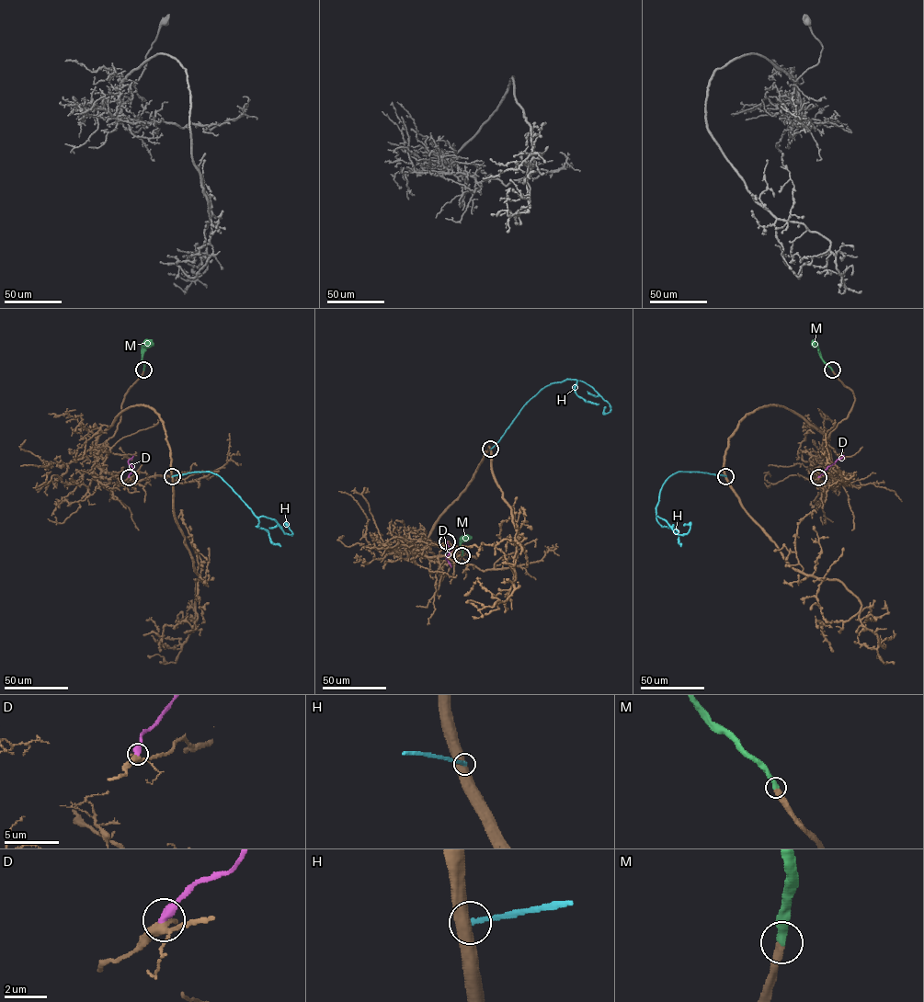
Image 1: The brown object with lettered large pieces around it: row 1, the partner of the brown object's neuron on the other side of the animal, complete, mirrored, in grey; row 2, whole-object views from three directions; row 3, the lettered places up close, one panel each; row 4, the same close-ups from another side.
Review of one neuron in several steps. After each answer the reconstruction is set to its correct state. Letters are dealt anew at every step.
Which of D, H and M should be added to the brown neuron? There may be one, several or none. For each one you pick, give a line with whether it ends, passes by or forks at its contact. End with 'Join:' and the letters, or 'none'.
M: It ends there
Join: M

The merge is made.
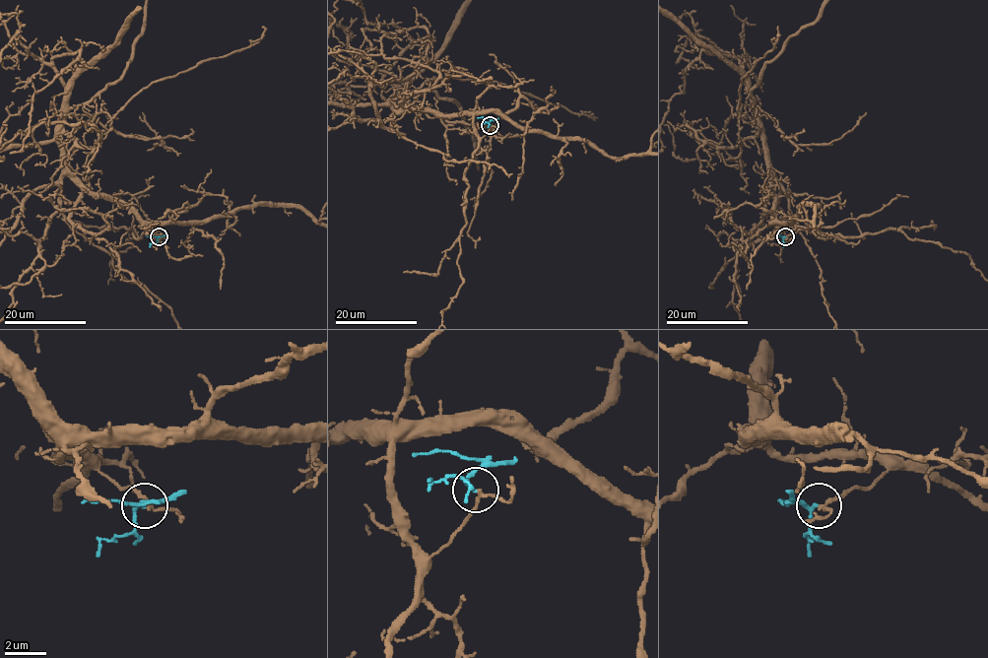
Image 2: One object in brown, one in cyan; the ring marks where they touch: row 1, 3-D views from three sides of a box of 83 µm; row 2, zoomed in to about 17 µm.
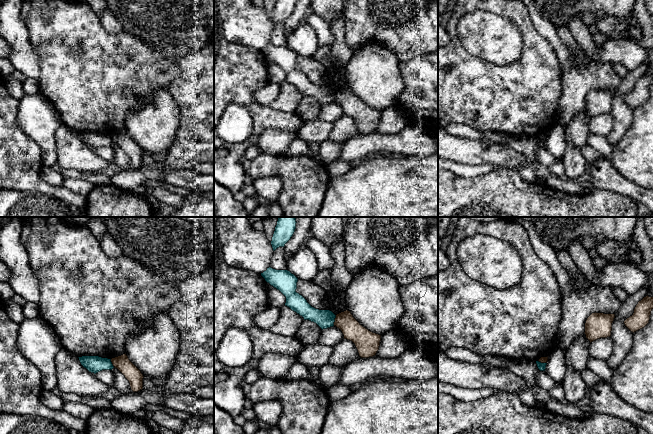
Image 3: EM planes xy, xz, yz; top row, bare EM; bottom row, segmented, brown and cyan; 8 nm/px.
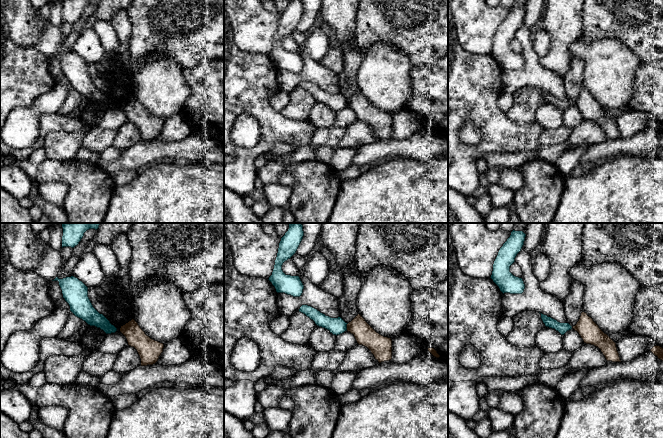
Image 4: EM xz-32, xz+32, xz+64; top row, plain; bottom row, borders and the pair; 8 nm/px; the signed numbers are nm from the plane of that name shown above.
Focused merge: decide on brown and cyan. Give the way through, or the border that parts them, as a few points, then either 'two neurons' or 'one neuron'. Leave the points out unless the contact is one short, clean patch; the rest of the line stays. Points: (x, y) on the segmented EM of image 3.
border xz (336, 315), (333, 325); two neurons

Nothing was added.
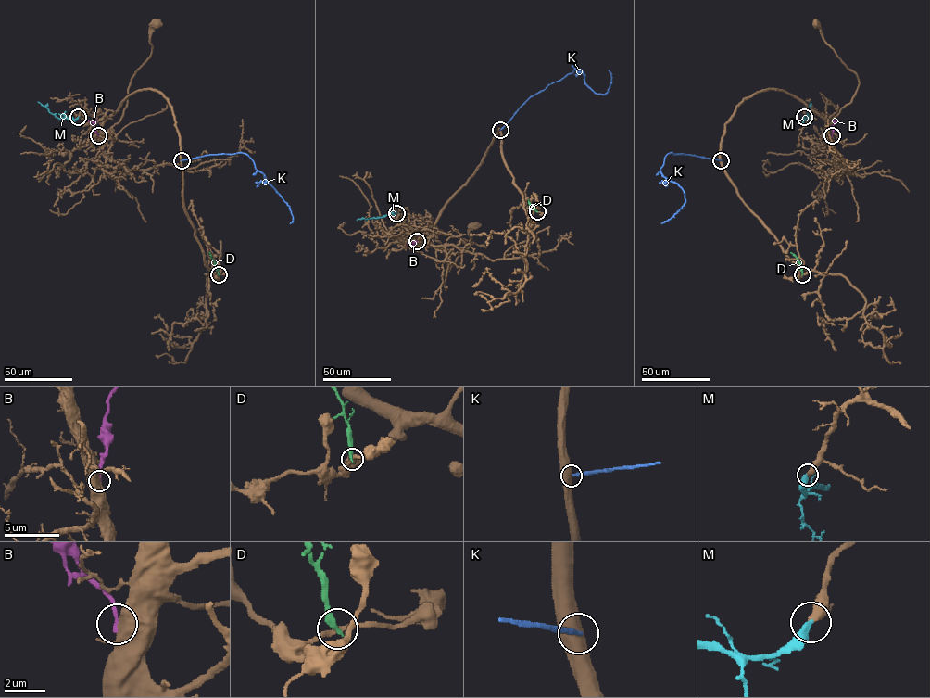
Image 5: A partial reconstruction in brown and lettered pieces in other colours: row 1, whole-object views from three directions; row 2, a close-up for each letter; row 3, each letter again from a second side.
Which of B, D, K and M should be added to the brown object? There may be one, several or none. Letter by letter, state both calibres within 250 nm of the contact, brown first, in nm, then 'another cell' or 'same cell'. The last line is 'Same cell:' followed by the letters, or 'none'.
B: 480/240 nm | another cell
D: 200/320 nm | another cell
K: 550/240 nm | another cell
M: 460/360 nm | same cell
Same cell: M

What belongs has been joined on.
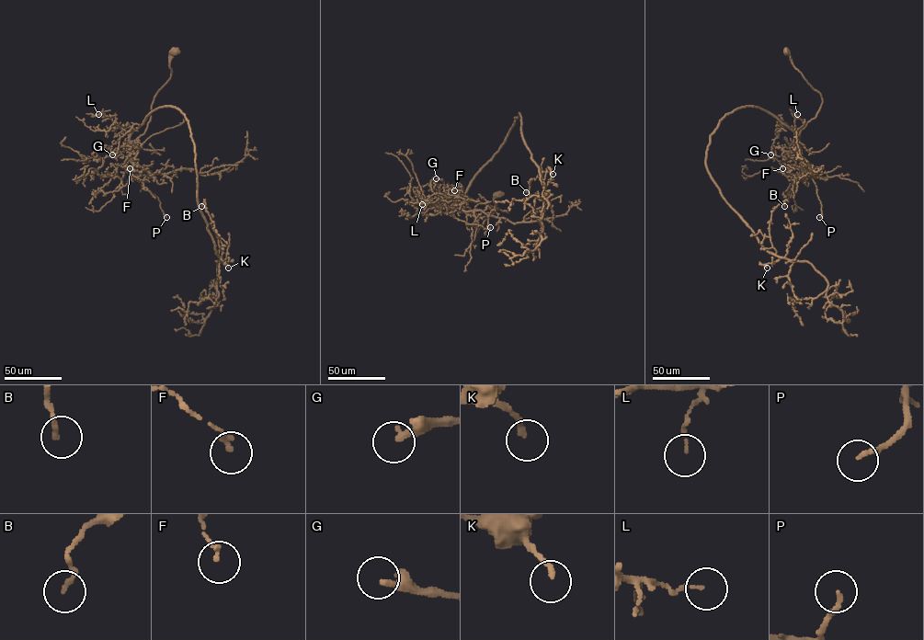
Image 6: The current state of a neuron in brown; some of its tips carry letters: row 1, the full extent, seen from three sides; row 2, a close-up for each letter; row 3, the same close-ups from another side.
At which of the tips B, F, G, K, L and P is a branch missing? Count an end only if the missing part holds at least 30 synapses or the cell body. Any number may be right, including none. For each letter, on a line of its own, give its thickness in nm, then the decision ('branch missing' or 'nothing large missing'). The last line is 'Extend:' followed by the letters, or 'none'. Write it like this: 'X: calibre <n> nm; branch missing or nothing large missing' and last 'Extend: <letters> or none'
B: calibre 160 nm; nothing large missing
F: calibre 170 nm; nothing large missing
G: calibre 240 nm; branch missing
K: calibre 200 nm; nothing large missing
L: calibre 100 nm; nothing large missing
P: calibre 160 nm; nothing large missing
Extend: G

